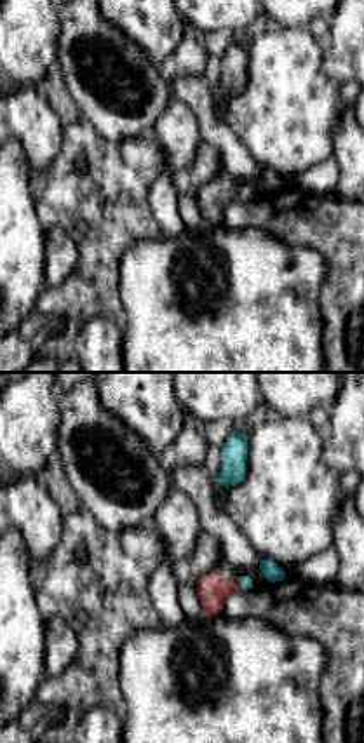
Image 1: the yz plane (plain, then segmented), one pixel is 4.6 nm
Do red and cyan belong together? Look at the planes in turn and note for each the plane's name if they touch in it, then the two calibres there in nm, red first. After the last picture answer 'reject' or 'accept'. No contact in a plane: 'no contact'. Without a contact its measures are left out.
yz | 140/60 nm

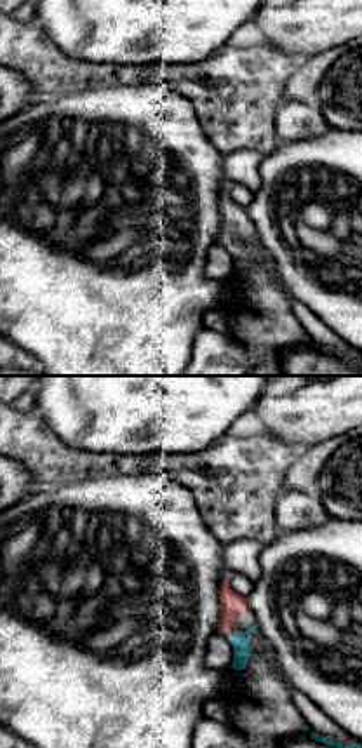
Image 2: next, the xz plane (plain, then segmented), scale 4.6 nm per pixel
xz | 110/80 nm

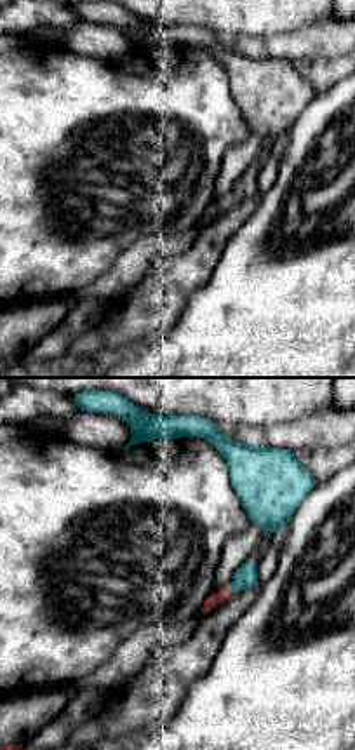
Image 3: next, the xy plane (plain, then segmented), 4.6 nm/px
xy | 60/110 nm

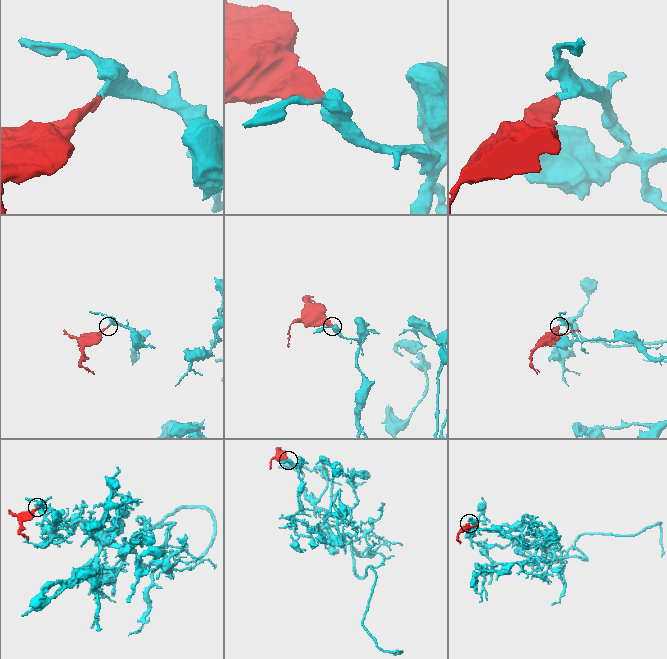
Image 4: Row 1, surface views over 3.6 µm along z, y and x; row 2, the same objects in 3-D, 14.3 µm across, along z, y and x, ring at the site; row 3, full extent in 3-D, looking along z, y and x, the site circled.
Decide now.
accept

